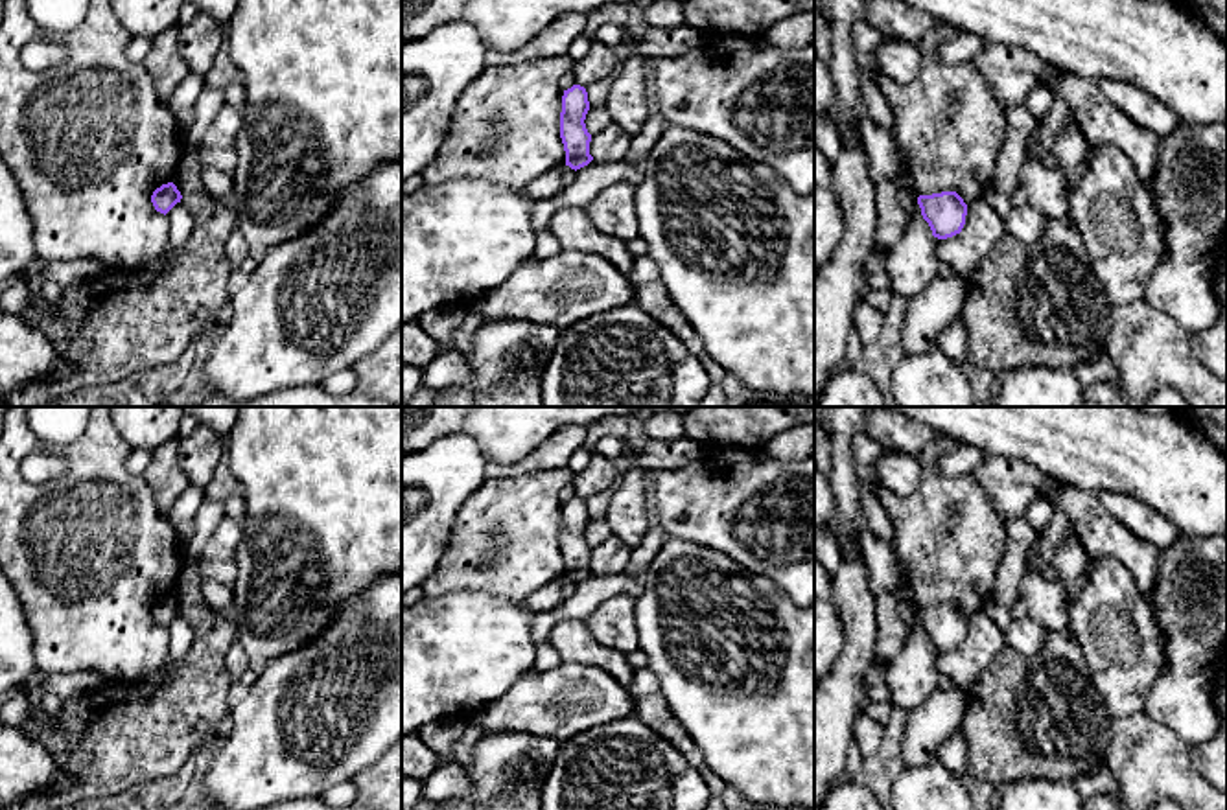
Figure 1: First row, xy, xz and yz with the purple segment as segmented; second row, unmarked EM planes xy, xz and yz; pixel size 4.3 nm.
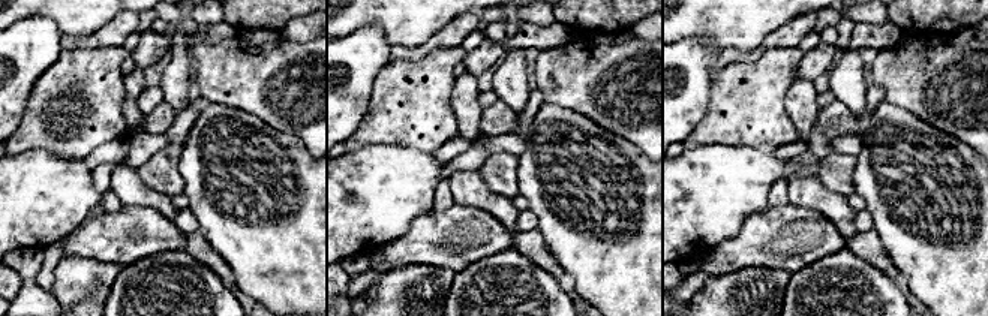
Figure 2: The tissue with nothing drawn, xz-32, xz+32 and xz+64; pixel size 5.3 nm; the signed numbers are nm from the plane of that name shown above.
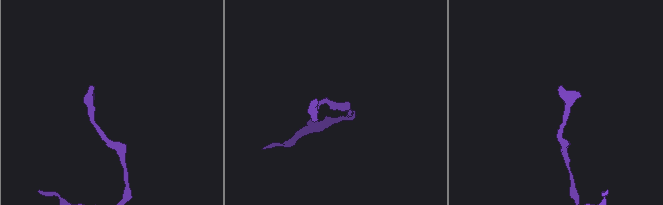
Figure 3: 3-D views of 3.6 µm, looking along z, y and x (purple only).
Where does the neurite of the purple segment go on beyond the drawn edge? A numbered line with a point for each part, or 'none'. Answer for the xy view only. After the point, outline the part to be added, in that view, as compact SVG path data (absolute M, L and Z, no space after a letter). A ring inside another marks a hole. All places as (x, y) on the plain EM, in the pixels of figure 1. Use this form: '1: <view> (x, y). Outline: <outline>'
none

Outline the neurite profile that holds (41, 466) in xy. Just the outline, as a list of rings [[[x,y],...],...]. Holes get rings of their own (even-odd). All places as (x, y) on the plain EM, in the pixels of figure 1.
[[[42,449],[28,455],[20,464],[20,473],[28,482],[41,484],[63,477],[68,471],[59,451]]]

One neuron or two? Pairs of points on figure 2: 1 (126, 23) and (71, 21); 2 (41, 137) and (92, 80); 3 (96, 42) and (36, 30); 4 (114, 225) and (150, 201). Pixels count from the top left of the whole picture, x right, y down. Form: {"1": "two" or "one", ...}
{"1": "two", "2": "one", "3": "two", "4": "two"}

